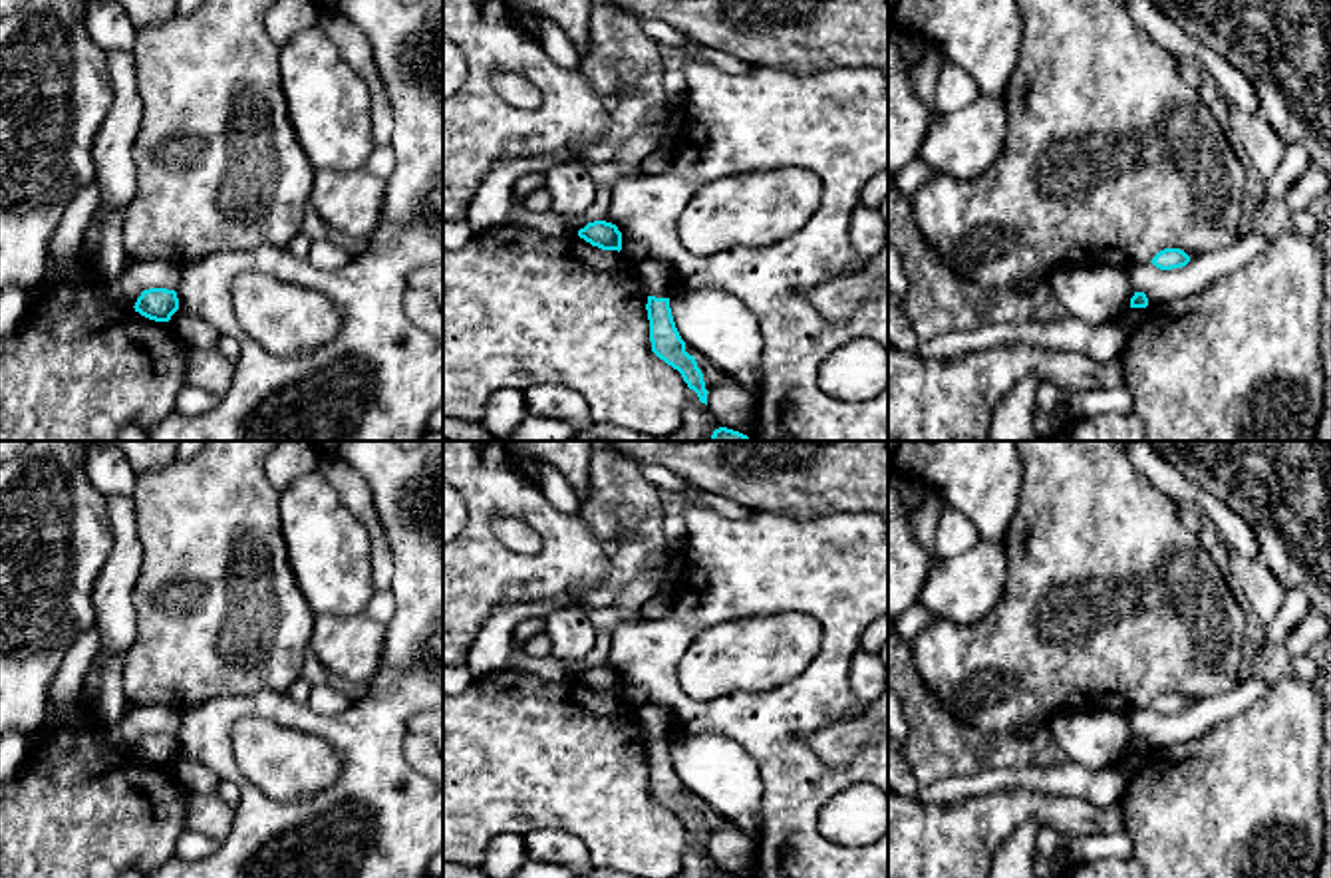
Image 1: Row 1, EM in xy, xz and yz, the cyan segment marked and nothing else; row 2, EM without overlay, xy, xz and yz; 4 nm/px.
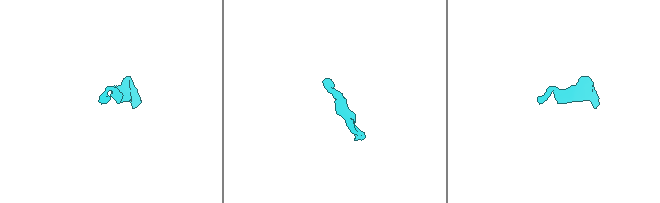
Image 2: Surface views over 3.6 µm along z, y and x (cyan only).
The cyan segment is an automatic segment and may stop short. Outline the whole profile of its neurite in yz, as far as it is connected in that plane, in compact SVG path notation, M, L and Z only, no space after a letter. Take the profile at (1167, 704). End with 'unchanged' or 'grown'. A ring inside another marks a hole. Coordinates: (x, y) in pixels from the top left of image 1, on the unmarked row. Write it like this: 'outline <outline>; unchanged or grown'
outline M1164 693L1150 707L1160 715L1172 715L1186 711L1190 701L1180 693Z; unchanged

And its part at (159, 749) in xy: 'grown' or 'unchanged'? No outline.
unchanged

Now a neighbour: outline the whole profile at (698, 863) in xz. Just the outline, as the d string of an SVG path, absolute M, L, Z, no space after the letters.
M687 832L683 864L677 876L673 878L713 878L715 874L723 872L709 852L699 846L697 838Z

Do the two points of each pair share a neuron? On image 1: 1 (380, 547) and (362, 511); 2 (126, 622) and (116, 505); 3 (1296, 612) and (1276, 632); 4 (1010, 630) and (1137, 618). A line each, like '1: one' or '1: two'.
1: one
2: one
3: one
4: one

